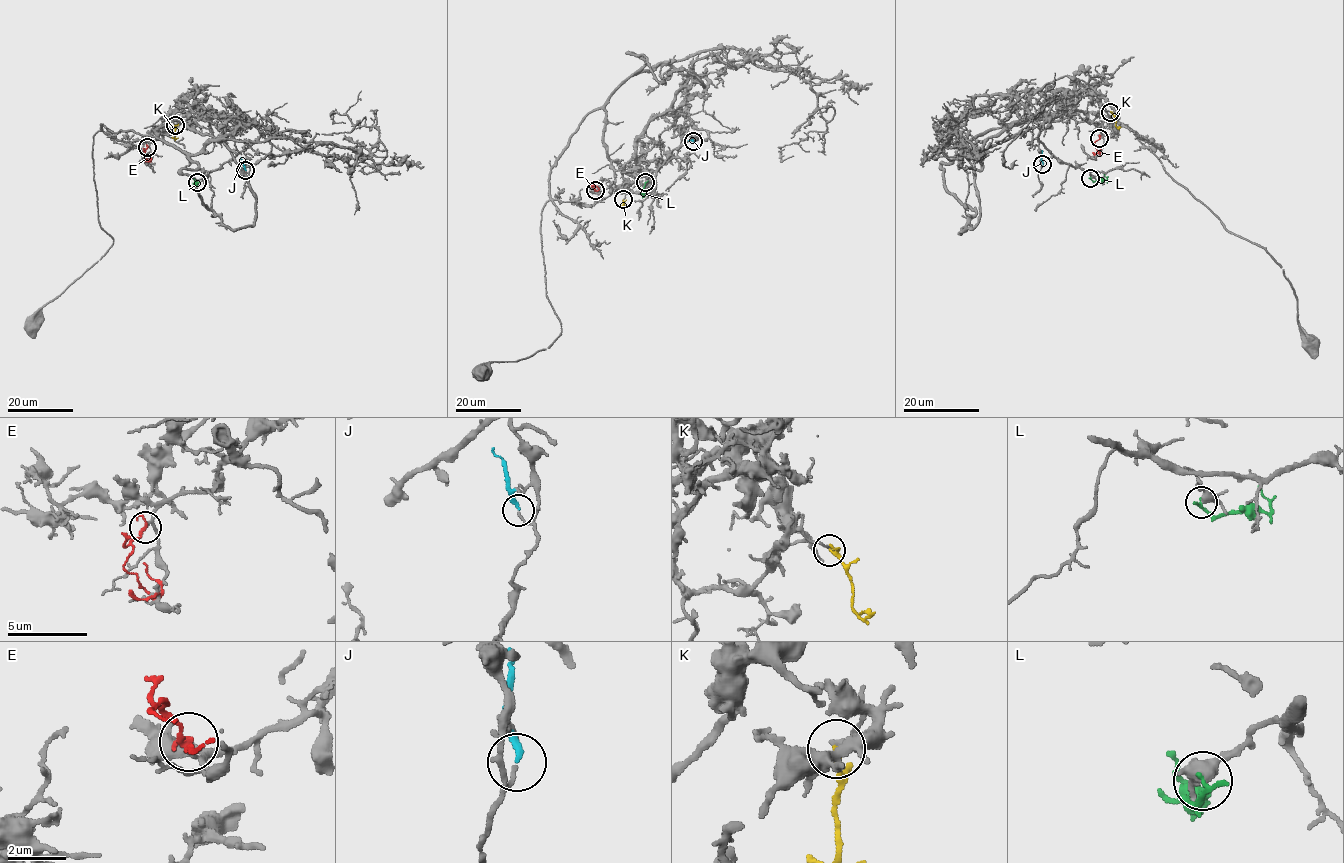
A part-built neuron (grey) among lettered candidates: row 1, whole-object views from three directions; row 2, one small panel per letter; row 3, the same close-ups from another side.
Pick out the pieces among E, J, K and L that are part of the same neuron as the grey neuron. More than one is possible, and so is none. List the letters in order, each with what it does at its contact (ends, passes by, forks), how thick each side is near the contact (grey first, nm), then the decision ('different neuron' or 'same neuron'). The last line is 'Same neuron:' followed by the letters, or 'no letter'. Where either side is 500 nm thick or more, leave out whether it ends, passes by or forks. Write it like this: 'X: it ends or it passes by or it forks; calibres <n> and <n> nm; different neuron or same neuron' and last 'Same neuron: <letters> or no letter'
E: it passes by; calibres 120 and 140 nm; different neuron
J: it ends; calibres 130 and 260 nm; different neuron
K: it passes by; calibres 150 and 180 nm; different neuron
L: it ends; calibres 340 and 200 nm; different neuron
Same neuron: no letter

